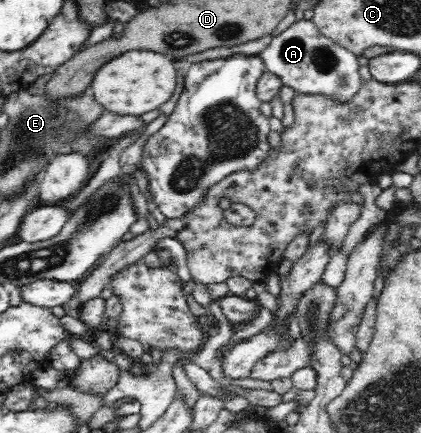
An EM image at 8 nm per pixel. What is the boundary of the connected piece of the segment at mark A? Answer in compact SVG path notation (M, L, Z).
M310 19L296 20L259 55L268 72L278 75L284 85L300 94L326 94L339 102L348 102L361 85L358 56L324 36Z

